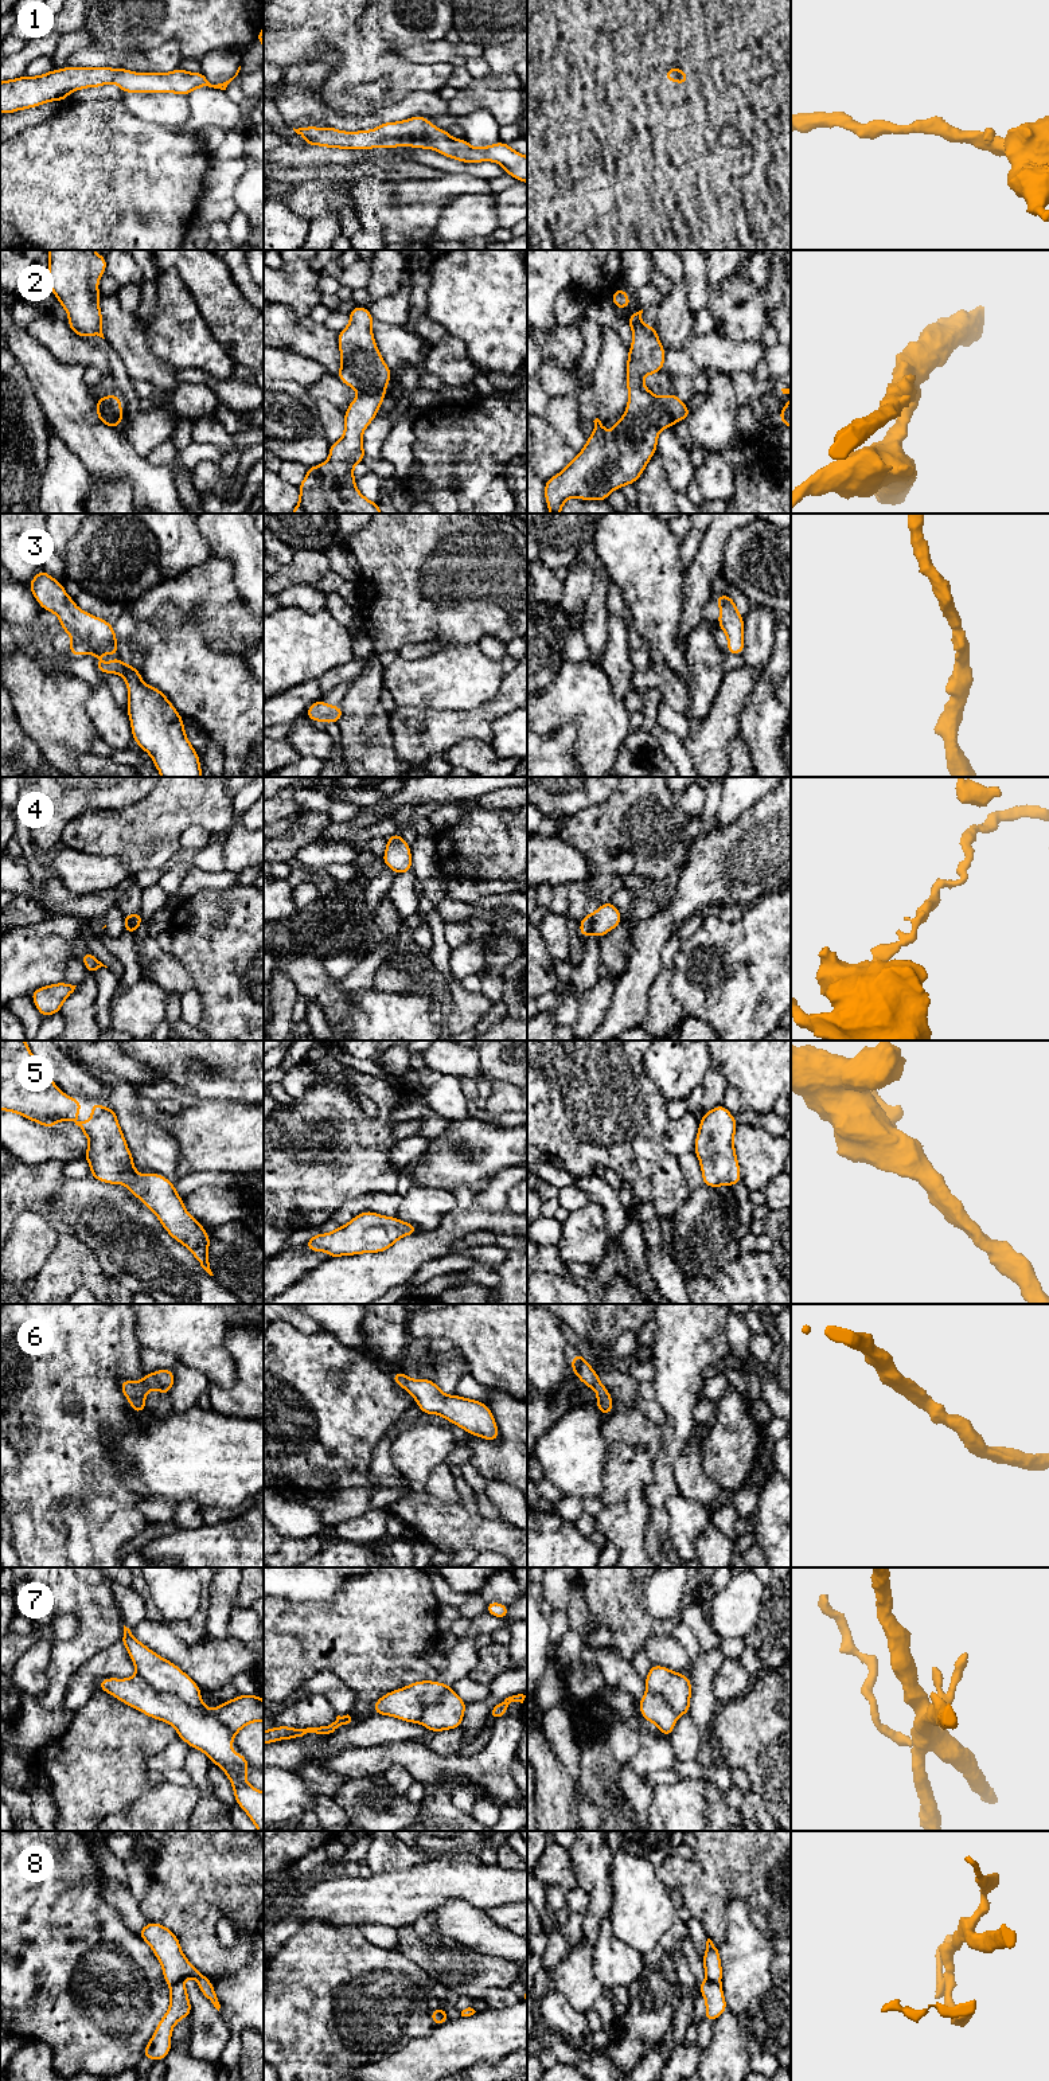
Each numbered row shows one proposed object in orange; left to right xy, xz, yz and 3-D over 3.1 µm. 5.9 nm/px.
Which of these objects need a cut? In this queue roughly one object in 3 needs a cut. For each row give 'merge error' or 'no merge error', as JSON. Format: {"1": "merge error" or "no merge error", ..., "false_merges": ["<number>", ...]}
{"1": "no merge error", "2": "merge error", "3": "no merge error", "4": "merge error", "5": "no merge error", "6": "no merge error", "7": "no merge error", "8": "merge error", "false_merges": ["2", "4", "8"]}

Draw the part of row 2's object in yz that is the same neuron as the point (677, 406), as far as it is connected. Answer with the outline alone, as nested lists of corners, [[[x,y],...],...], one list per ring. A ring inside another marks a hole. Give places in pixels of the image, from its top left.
[[[674,393],[667,394],[664,399],[674,418],[674,423],[679,422],[683,418],[690,418],[691,411],[686,407],[685,402],[679,399]]]

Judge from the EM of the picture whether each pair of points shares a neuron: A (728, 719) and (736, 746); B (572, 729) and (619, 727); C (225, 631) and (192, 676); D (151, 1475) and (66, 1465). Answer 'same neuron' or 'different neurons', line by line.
A: different neurons
B: different neurons
C: different neurons
D: different neurons

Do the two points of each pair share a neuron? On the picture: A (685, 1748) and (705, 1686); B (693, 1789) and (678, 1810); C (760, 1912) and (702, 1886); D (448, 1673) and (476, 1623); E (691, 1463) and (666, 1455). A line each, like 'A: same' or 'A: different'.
A: different
B: same
C: same
D: same
E: different

